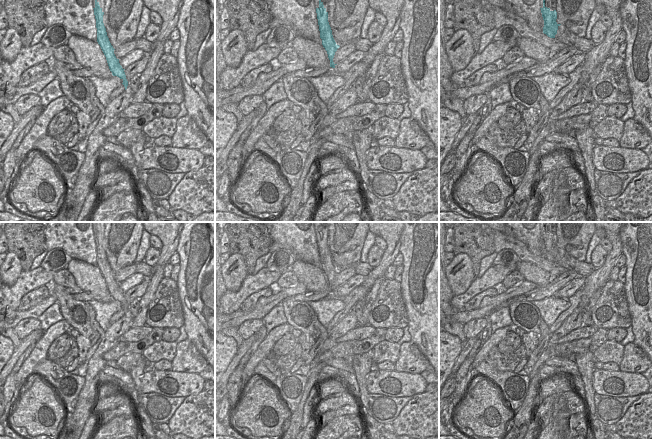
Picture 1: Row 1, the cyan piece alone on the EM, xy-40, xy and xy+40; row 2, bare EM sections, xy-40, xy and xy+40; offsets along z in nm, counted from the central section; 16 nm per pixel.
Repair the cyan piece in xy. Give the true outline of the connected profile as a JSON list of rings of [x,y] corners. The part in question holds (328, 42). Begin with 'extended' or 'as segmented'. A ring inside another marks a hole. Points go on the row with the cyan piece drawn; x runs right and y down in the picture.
as segmented; [[[319,0],[319,7],[316,8],[316,13],[320,31],[320,38],[322,39],[322,45],[327,51],[328,58],[330,60],[330,67],[335,68],[337,64],[333,62],[333,58],[335,52],[340,46],[336,44],[333,38],[332,30],[328,22],[328,12],[326,11],[326,8],[324,7],[321,0]]]

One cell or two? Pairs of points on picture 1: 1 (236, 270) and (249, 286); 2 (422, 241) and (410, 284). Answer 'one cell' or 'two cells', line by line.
1: two cells
2: one cell

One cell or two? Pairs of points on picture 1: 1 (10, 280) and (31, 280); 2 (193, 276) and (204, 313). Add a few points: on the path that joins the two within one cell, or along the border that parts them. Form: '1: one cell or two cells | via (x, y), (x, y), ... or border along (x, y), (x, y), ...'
1: two cells | border along (22, 270), (17, 280), (10, 286)
2: one cell | via (193, 285), (193, 293), (202, 304)

